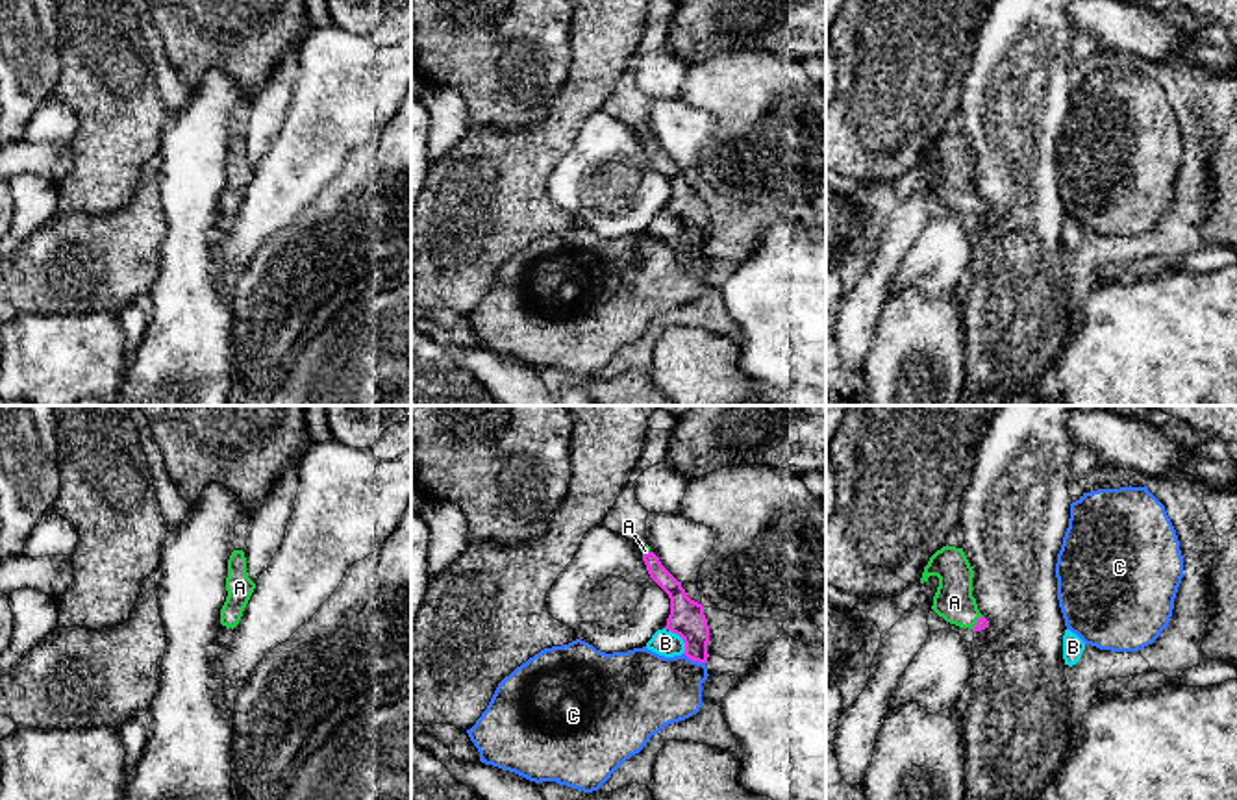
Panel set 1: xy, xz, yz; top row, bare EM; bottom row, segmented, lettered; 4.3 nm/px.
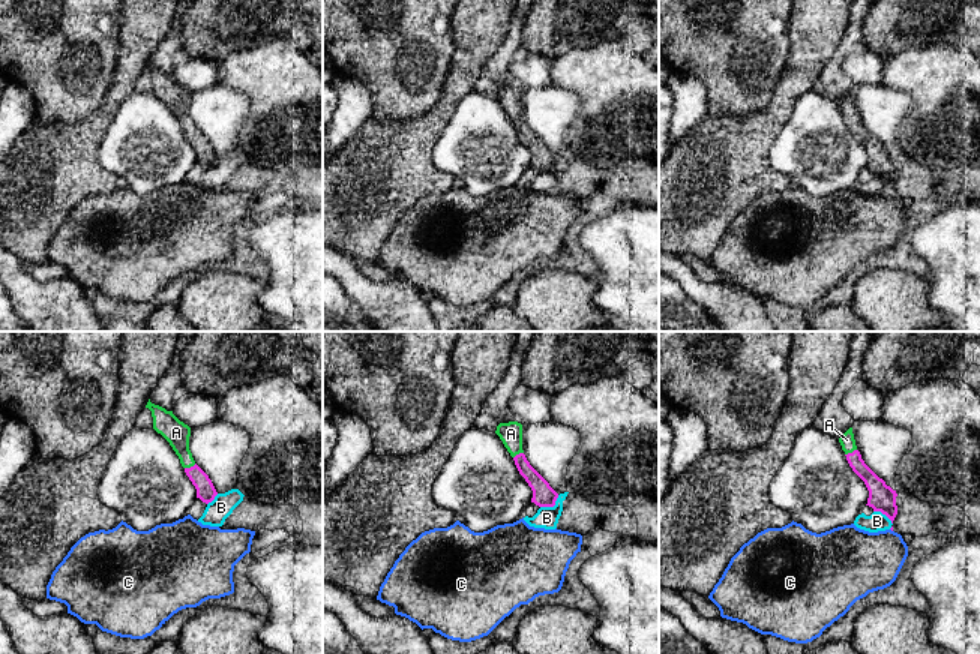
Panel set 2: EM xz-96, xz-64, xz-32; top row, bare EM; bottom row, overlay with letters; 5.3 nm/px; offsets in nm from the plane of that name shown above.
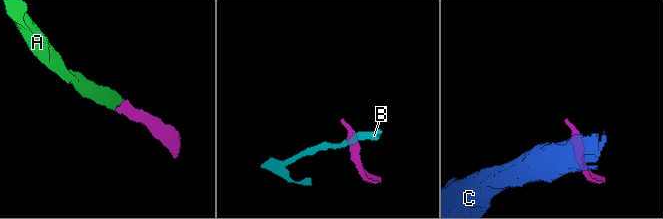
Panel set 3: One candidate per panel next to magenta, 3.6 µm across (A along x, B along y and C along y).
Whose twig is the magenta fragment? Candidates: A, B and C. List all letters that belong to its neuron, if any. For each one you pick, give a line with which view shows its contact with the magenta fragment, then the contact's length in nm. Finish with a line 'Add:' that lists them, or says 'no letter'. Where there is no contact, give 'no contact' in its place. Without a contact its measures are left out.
A: yz | 80 nm
Add: A

